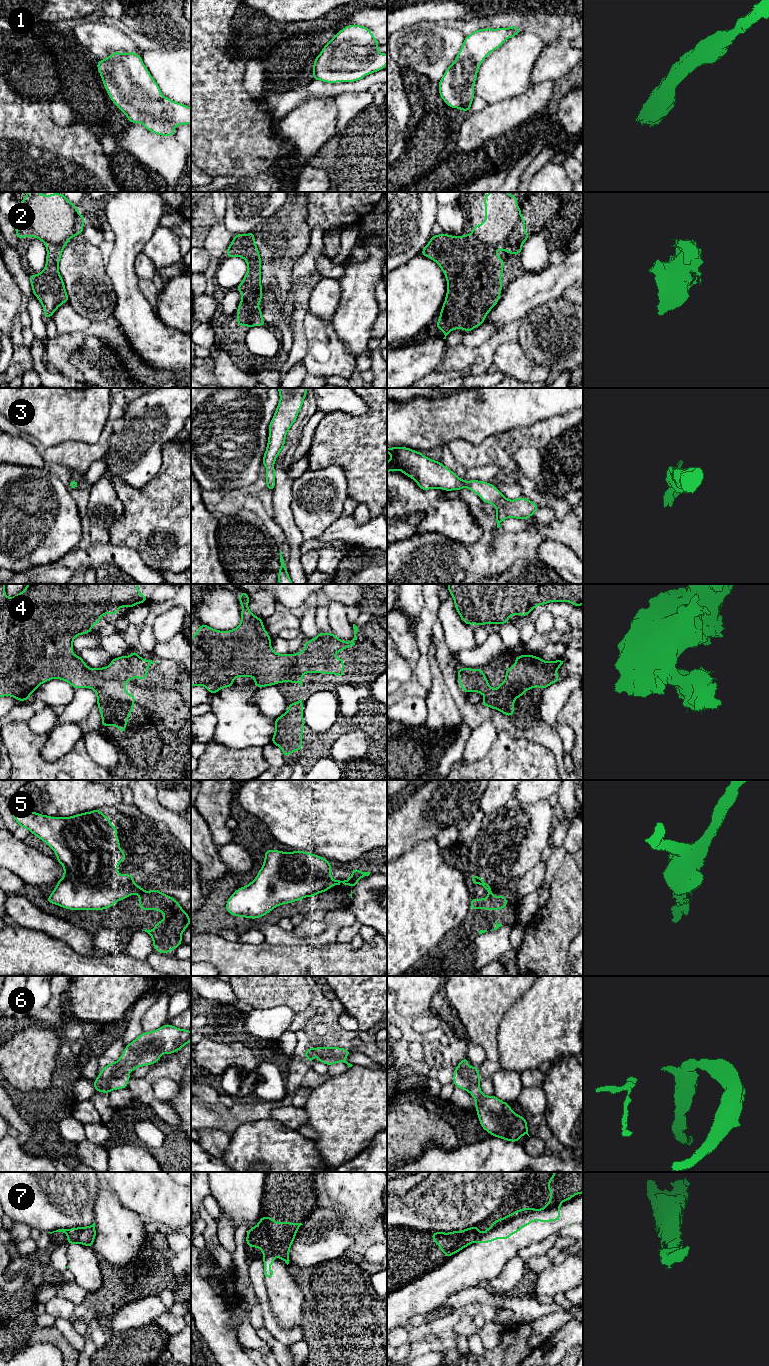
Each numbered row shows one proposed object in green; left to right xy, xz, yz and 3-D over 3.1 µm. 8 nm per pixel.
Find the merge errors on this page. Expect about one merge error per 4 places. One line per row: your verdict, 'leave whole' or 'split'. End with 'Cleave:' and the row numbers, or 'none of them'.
1: leave whole
2: leave whole
3: leave whole
4: leave whole
5: split
6: leave whole
7: leave whole
Cleave: 5

